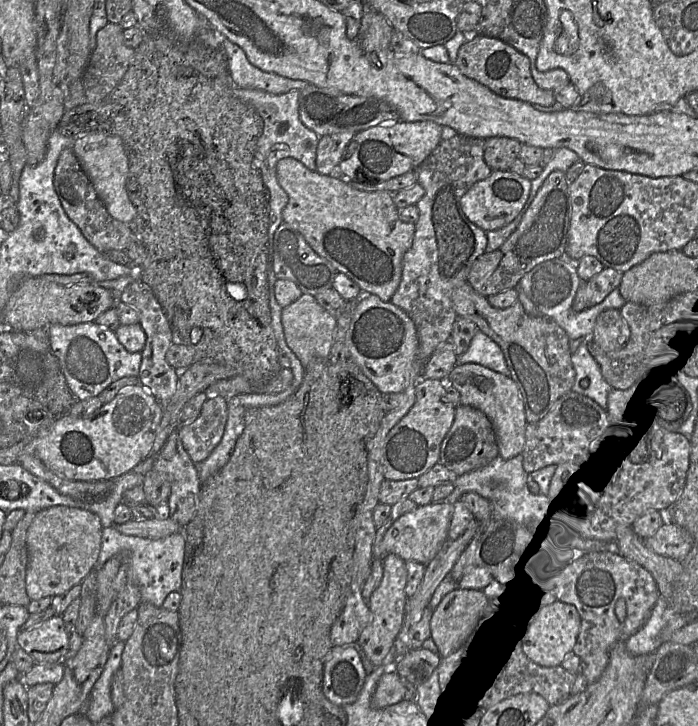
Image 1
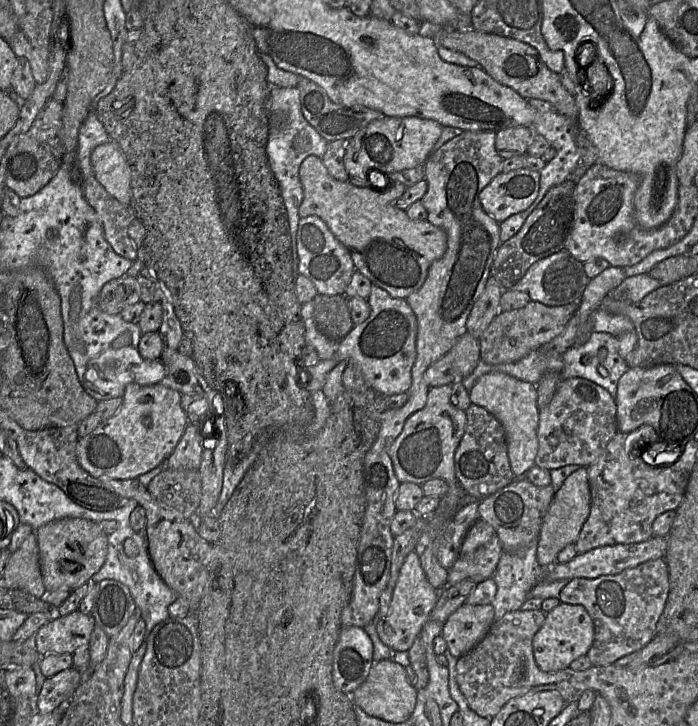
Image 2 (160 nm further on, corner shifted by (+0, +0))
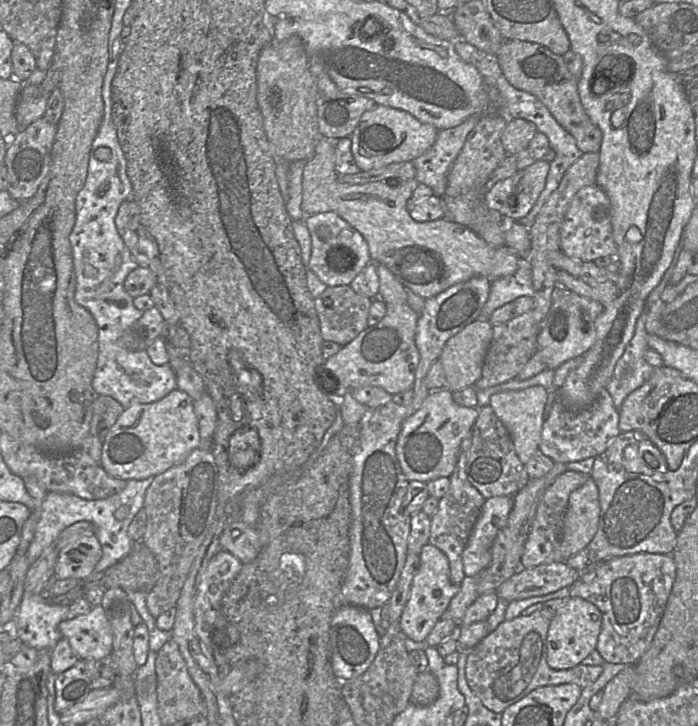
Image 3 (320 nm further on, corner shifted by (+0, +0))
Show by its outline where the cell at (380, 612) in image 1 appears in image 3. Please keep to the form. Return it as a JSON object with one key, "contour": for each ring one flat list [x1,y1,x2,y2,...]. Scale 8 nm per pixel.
{"contour":[[426,544,421,549,419,558,419,567,413,577,410,595,400,619,405,636,416,642,426,640,437,621,448,609,451,599,460,590,460,584,454,584,450,580,449,561,441,550]]}

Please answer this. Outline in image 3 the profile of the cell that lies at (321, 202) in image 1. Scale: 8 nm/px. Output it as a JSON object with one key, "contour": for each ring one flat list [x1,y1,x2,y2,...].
{"contour":[[321,137,321,139,317,142,315,154,313,158,309,160,304,167,303,177,302,177,301,209,304,213,304,217,311,216,318,213,323,213,323,212,329,212,329,211,337,213,339,216,341,216,344,220,346,220,351,226,353,226,357,231,359,231,363,235,363,237,365,238,368,244,372,262,376,264,385,265,406,289,411,290,415,294,423,297,424,299,433,297,439,294,440,292,446,290,447,288,451,287,452,285,460,282,465,282,473,277,482,276,482,277,486,277,491,282,493,282,499,278,509,276,515,273,519,265,520,257,513,249,511,249,507,245,504,245,501,247,490,246,483,238,481,238,479,235,477,235,473,230,471,230,467,226,452,222,448,219,437,219,437,220,425,221,425,222,415,221,410,216,409,210,407,209,407,206,406,206,407,200,411,196,415,183,418,183,418,182,416,182,416,180,386,180,386,181,376,181,376,182,358,184,358,185,341,182,335,170,335,143,334,141,328,140,325,137]]}

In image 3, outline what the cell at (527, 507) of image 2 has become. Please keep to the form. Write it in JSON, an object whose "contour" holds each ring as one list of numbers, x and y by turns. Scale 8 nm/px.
{"contour":[[566,471,560,474,545,491,531,523,527,538,523,545,520,558,520,568,531,568,541,564,566,562,561,555,561,538,563,534,563,519,568,507,572,491,582,486,590,474,577,471]]}

